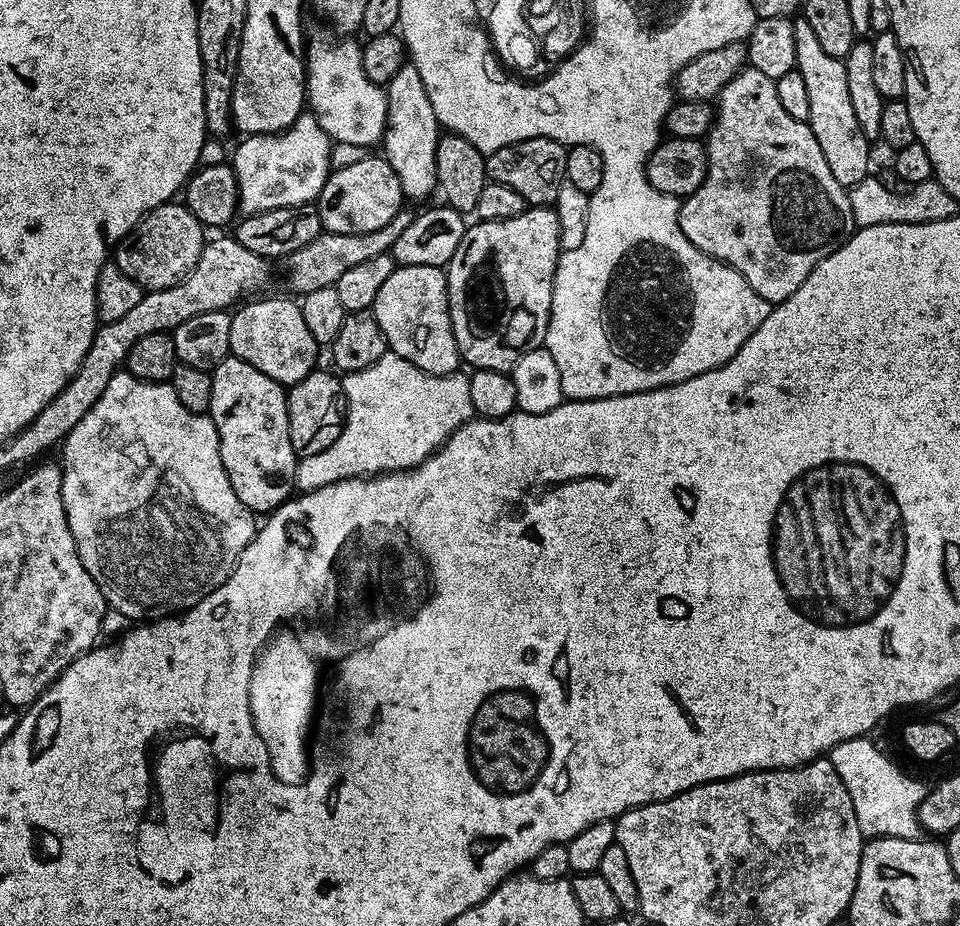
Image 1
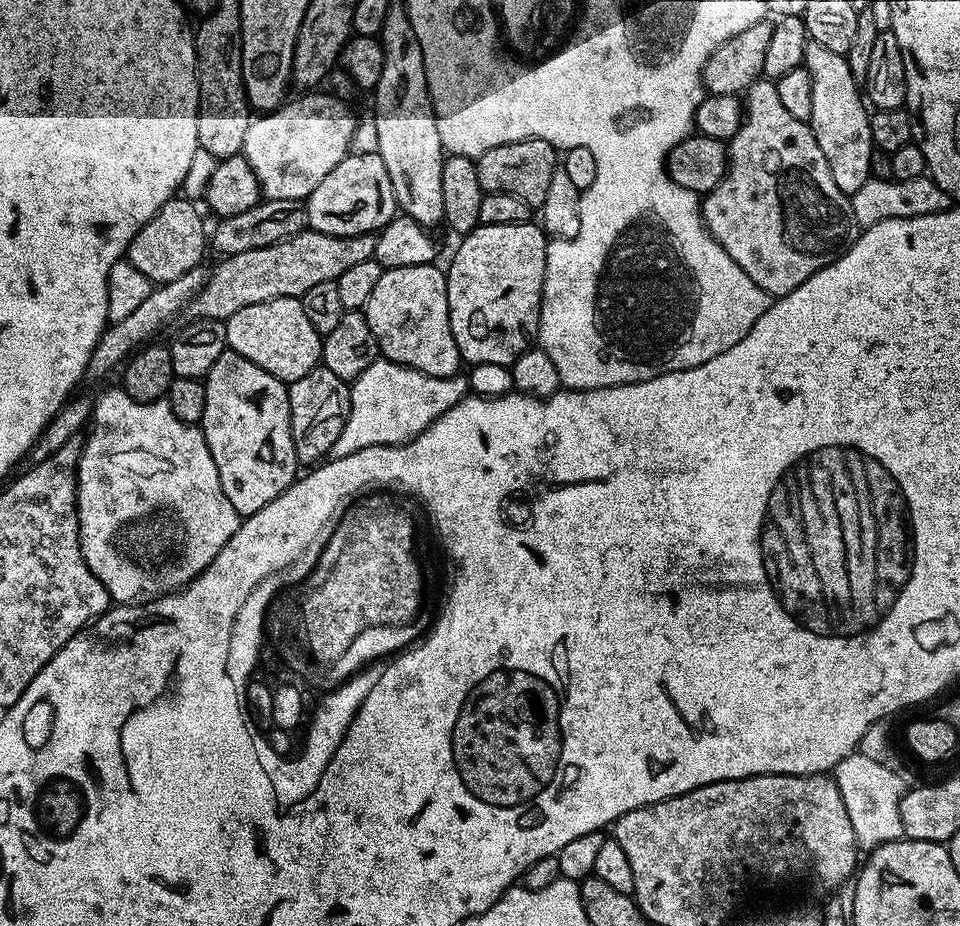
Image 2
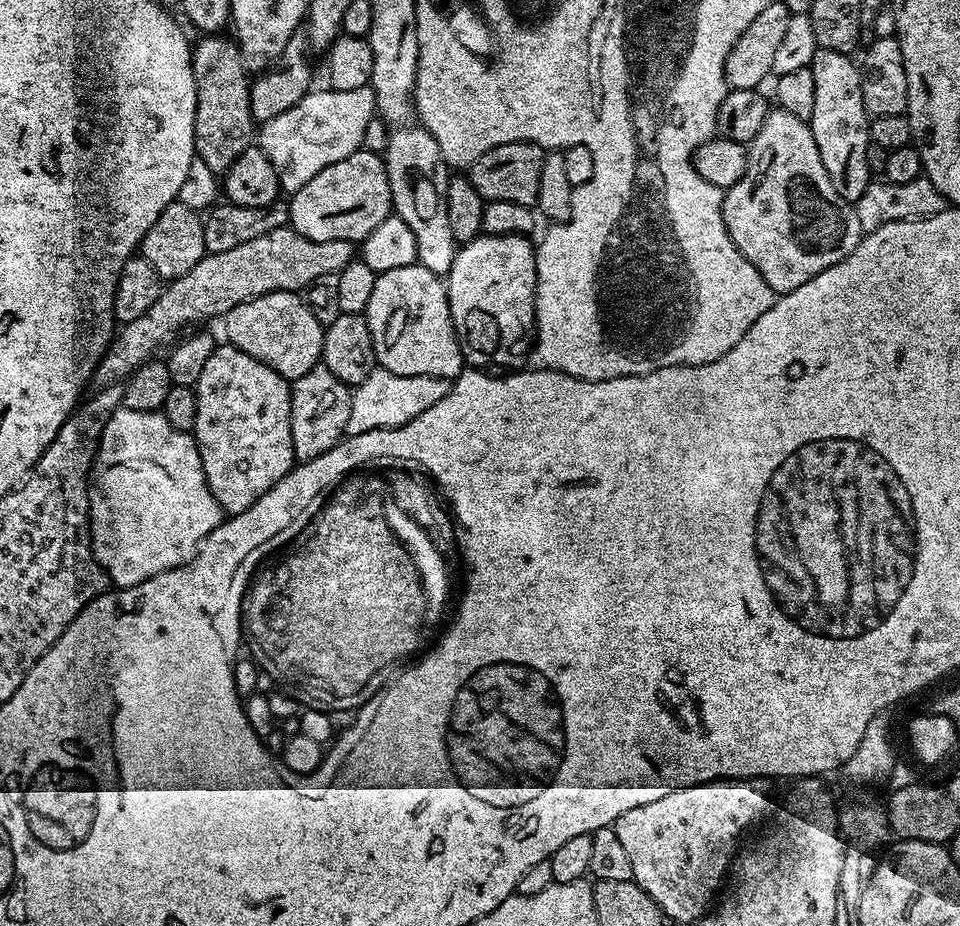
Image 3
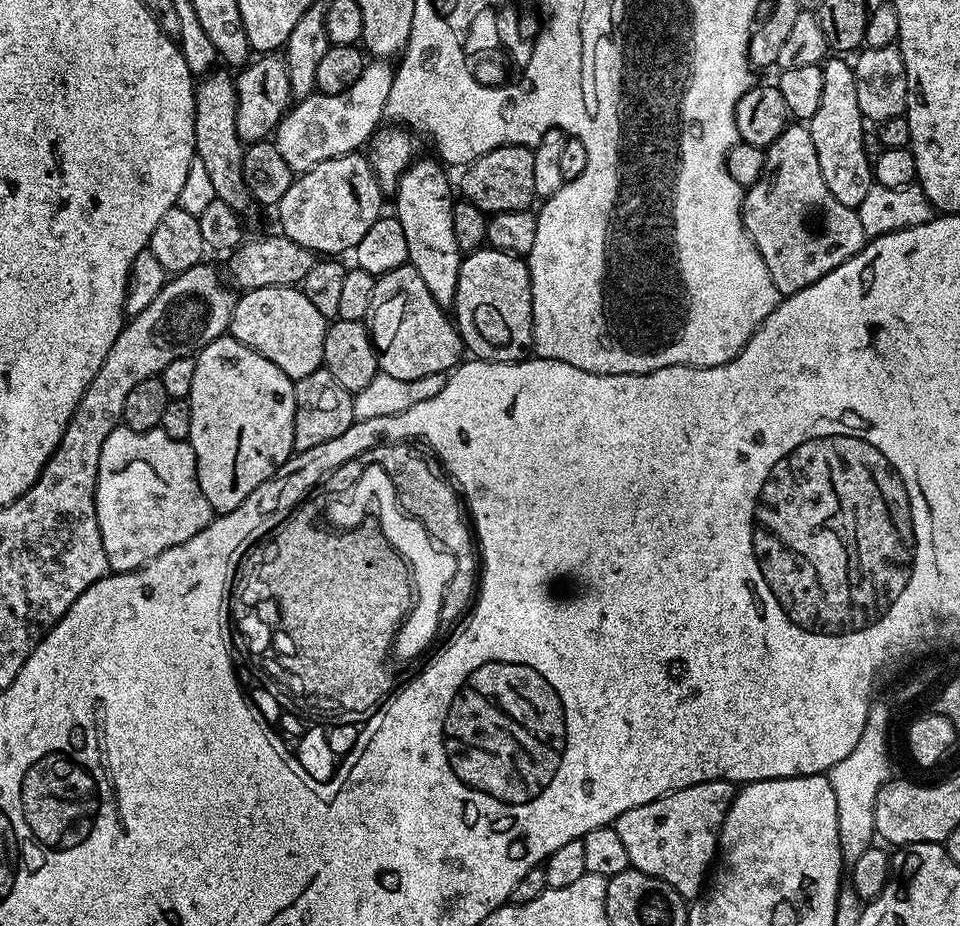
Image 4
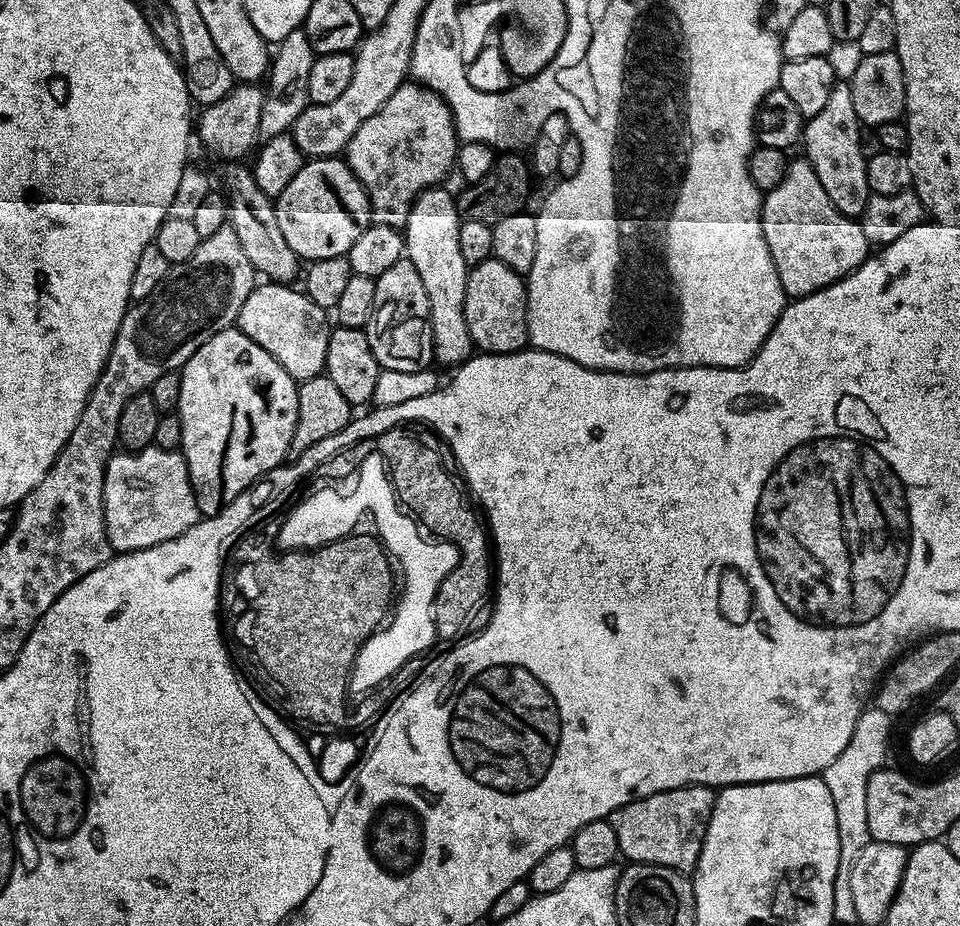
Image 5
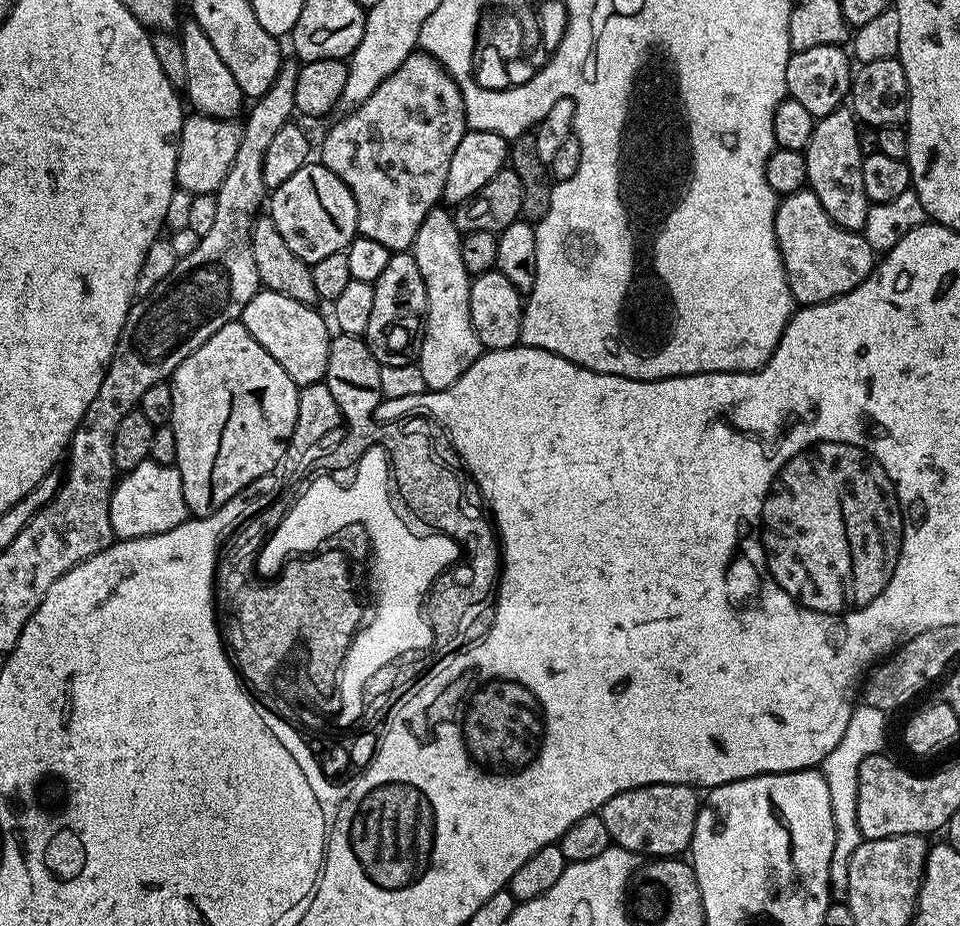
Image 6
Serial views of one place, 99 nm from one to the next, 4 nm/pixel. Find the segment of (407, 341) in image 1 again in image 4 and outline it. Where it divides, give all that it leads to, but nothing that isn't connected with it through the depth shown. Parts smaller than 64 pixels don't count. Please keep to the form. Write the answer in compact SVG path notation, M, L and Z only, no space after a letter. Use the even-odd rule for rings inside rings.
M409 263L390 270L377 279L370 313L372 344L376 347L376 367L390 378L413 380L426 374L448 374L461 363L466 349L449 313L434 302L426 282Z

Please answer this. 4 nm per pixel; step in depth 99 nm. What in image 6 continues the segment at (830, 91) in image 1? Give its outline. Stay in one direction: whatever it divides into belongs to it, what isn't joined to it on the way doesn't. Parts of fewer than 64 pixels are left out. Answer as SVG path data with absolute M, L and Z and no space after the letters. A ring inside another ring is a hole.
M851 107L835 108L830 114L815 121L810 142L803 151L808 175L807 187L818 198L818 202L822 202L822 210L826 210L833 222L848 232L860 232L863 229L870 203L862 183L865 153L860 152L859 130Z

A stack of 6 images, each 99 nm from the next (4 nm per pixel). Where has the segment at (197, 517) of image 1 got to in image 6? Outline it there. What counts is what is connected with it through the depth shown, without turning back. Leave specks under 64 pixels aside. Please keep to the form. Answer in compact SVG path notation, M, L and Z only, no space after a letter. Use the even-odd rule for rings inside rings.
M146 459L134 466L134 470L123 473L112 489L110 526L113 537L129 540L166 534L174 530L174 526L183 524L189 516L186 498L182 494L182 478L173 465Z

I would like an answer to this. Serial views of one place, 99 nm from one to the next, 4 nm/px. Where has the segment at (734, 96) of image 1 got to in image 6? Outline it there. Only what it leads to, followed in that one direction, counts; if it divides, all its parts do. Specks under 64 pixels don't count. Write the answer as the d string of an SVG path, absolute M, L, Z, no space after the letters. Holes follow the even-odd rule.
M810 190L783 197L776 206L776 241L792 299L797 305L821 304L854 290L877 267L878 256L860 232L848 232L822 210Z

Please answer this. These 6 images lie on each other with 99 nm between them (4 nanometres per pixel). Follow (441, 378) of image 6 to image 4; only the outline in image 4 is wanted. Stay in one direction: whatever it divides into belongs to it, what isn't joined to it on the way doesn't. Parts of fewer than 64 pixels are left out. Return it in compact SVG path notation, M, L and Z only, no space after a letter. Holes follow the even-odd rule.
M417 159L411 168L404 171L394 193L394 215L402 226L402 234L406 234L408 263L418 270L422 282L426 282L426 290L434 294L434 302L448 310L456 302L462 253L458 250L458 242L454 242L454 188L448 185L448 176L443 172L445 169L435 159L432 160Z

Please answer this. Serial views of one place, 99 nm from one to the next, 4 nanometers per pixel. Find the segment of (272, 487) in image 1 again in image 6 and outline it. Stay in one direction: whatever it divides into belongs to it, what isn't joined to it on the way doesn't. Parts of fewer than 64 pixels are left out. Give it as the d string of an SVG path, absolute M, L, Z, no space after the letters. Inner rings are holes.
M239 322L222 326L218 334L202 342L190 358L172 371L170 383L174 398L171 425L178 446L174 466L182 478L182 494L193 517L209 516L226 506L230 498L239 496L241 490L256 479L268 476L270 470L284 460L284 451L298 418L300 388Z

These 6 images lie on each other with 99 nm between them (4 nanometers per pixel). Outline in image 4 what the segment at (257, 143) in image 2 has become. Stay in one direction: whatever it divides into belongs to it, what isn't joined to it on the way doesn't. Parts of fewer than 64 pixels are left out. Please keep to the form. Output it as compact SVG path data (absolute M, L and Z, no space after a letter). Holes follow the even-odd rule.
M376 58L365 63L362 78L358 78L350 90L342 94L313 94L293 103L274 133L274 143L278 146L278 154L286 158L286 166L299 174L318 166L318 162L363 149L384 120L393 75L393 65Z

